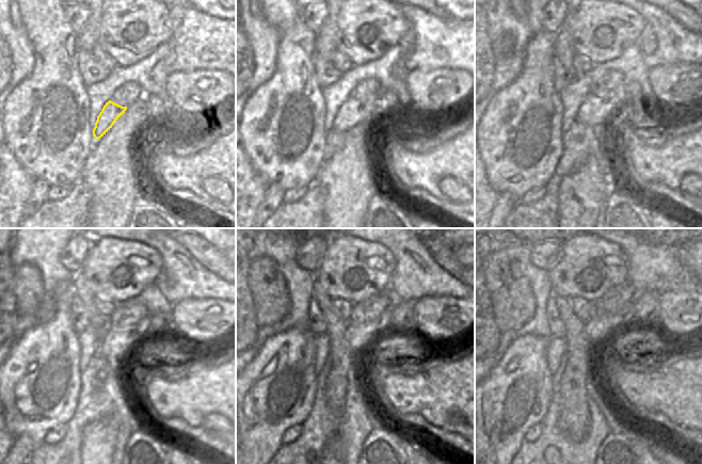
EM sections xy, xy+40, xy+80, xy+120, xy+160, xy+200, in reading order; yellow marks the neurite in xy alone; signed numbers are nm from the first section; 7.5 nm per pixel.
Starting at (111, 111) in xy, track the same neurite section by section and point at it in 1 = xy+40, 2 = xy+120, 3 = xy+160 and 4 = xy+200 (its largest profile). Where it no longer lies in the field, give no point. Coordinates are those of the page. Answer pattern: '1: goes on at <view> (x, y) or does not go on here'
1: goes on at xy+40 (353, 111)
2: goes on at xy+120 (115, 344)
3: goes on at xy+160 (357, 338)
4: goes on at xy+200 (597, 330)

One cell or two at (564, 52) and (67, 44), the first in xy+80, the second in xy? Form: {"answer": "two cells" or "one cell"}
{"answer": "two cells"}

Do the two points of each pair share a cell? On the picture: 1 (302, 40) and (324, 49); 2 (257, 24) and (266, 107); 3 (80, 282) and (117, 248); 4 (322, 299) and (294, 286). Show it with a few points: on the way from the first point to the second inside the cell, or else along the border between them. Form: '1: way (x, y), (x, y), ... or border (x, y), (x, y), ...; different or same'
1: border (316, 34), (314, 54); different
2: border (275, 60), (273, 75), (246, 99); different
3: border (80, 272), (95, 296); different
4: border (315, 284), (312, 296); different

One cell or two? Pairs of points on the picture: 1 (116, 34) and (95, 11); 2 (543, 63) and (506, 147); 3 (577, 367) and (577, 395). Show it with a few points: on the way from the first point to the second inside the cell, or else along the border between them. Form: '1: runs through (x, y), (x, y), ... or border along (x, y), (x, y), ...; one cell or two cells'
1: border along (102, 11), (99, 34), (96, 42); two cells
2: runs through (535, 84), (527, 117), (522, 126); one cell
3: runs through (577, 373), (577, 388); one cell

